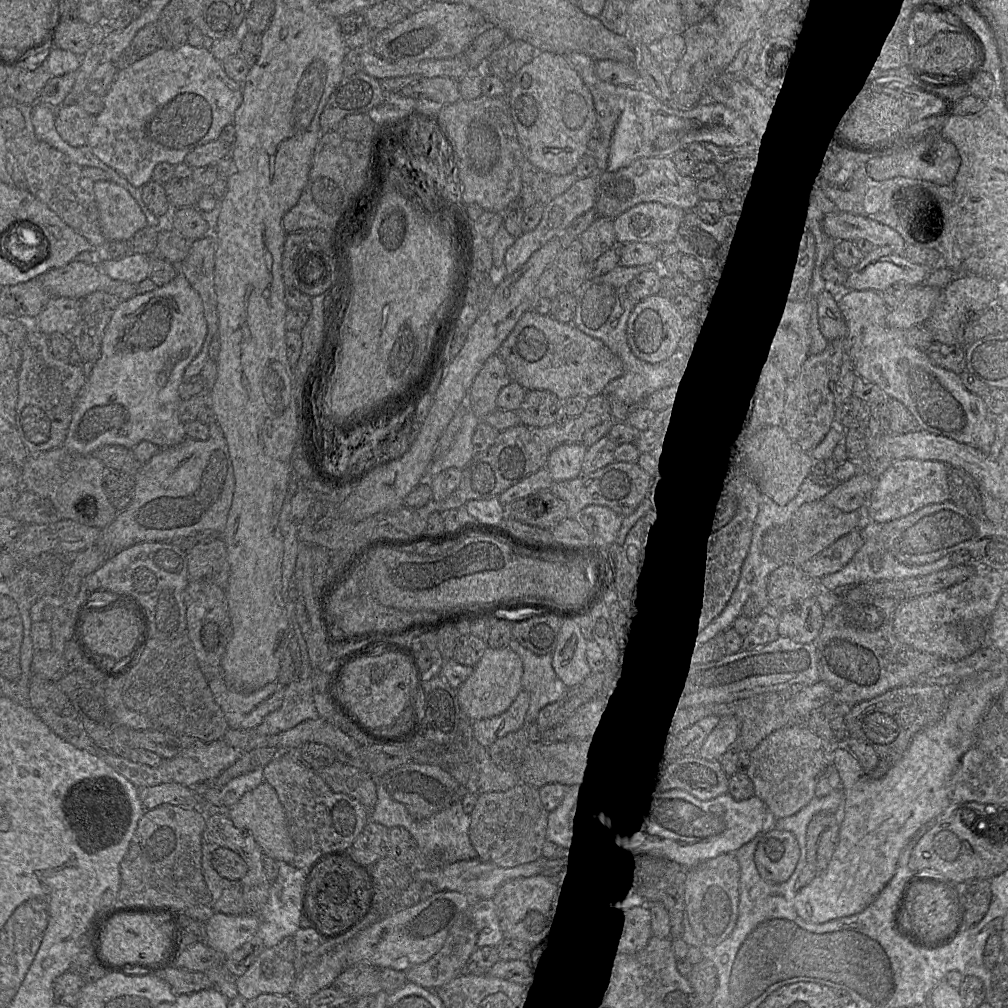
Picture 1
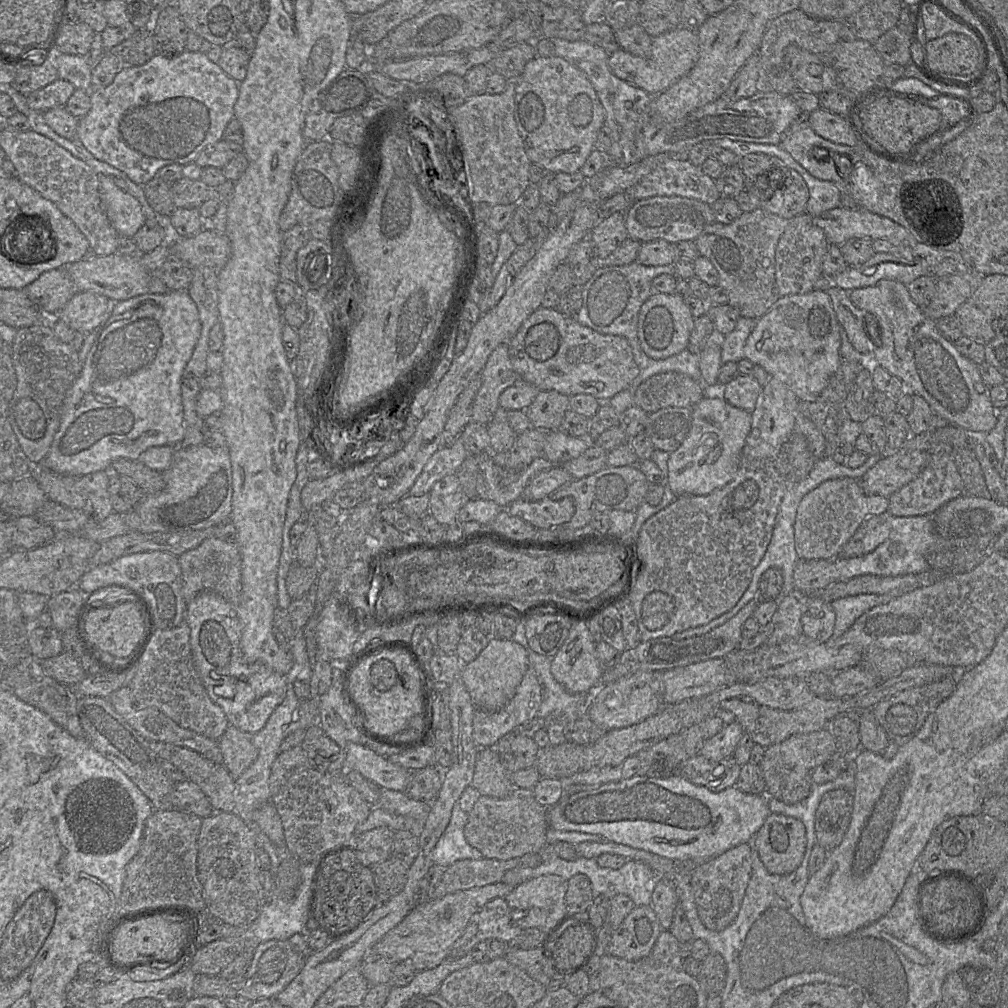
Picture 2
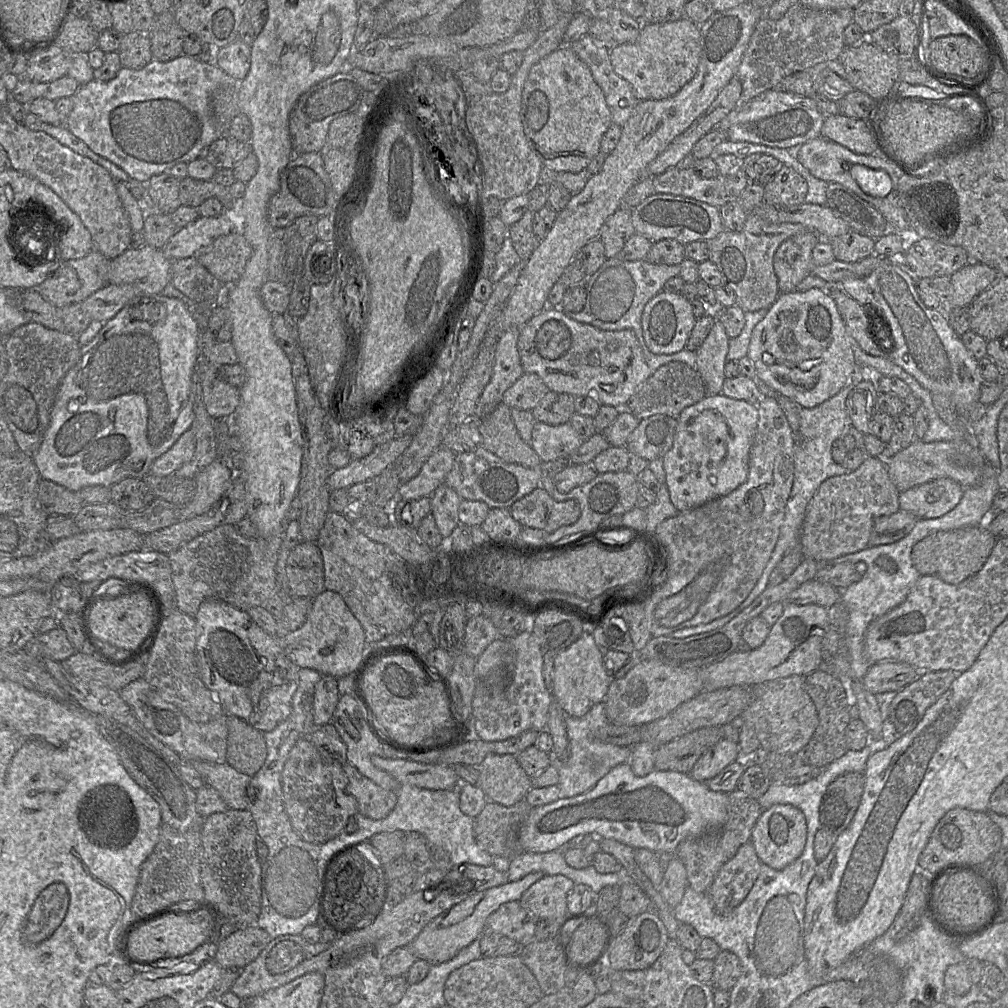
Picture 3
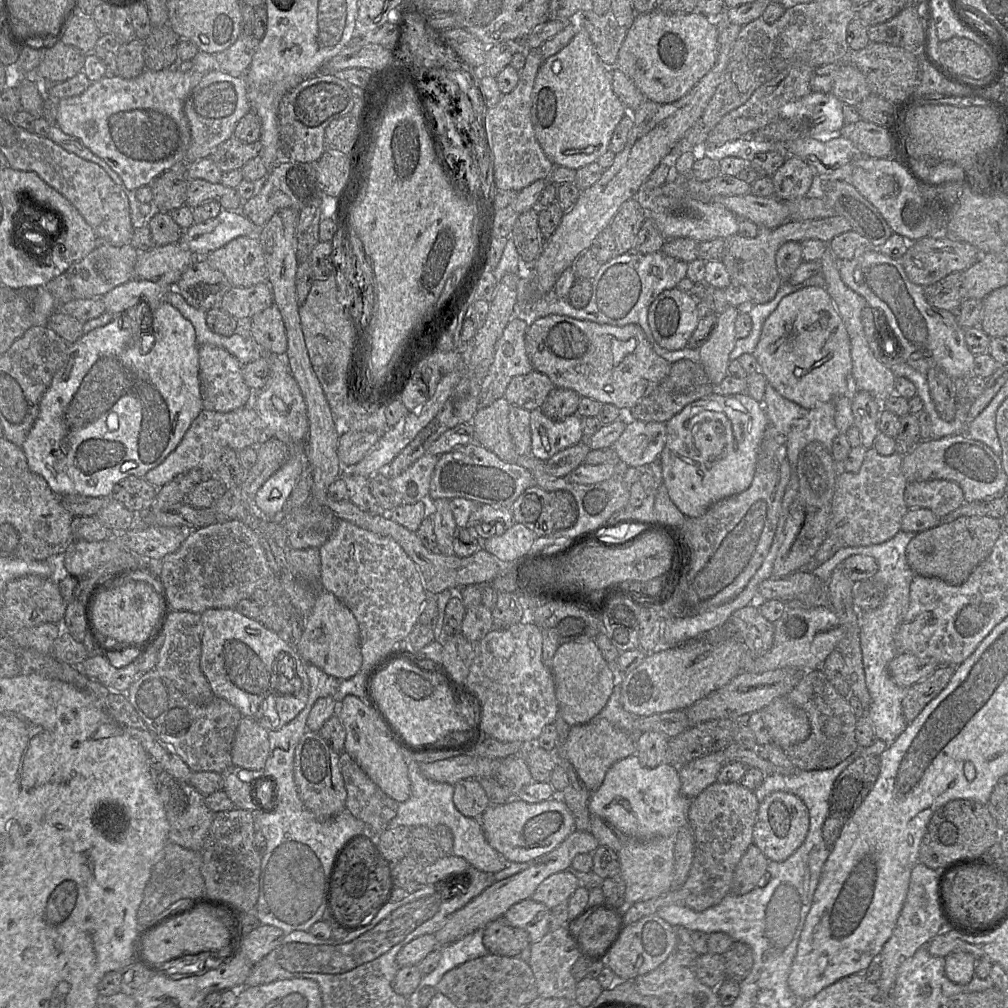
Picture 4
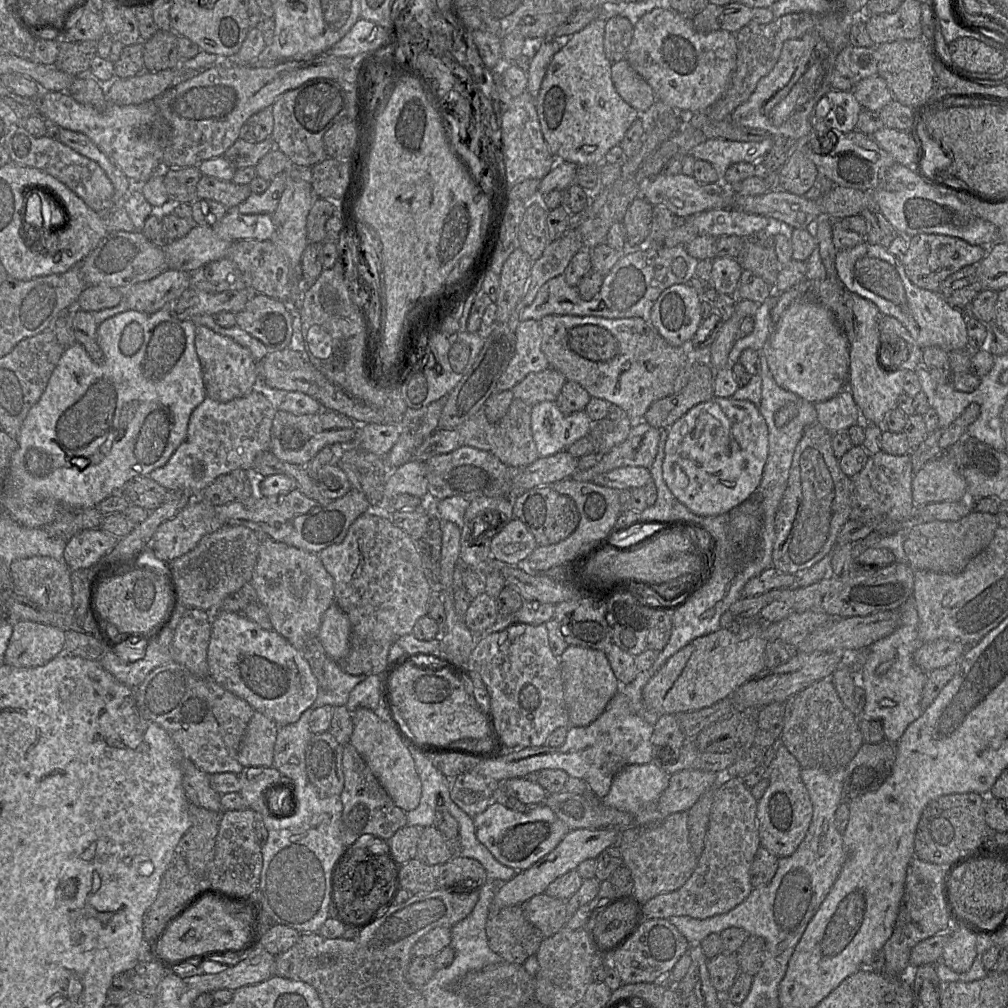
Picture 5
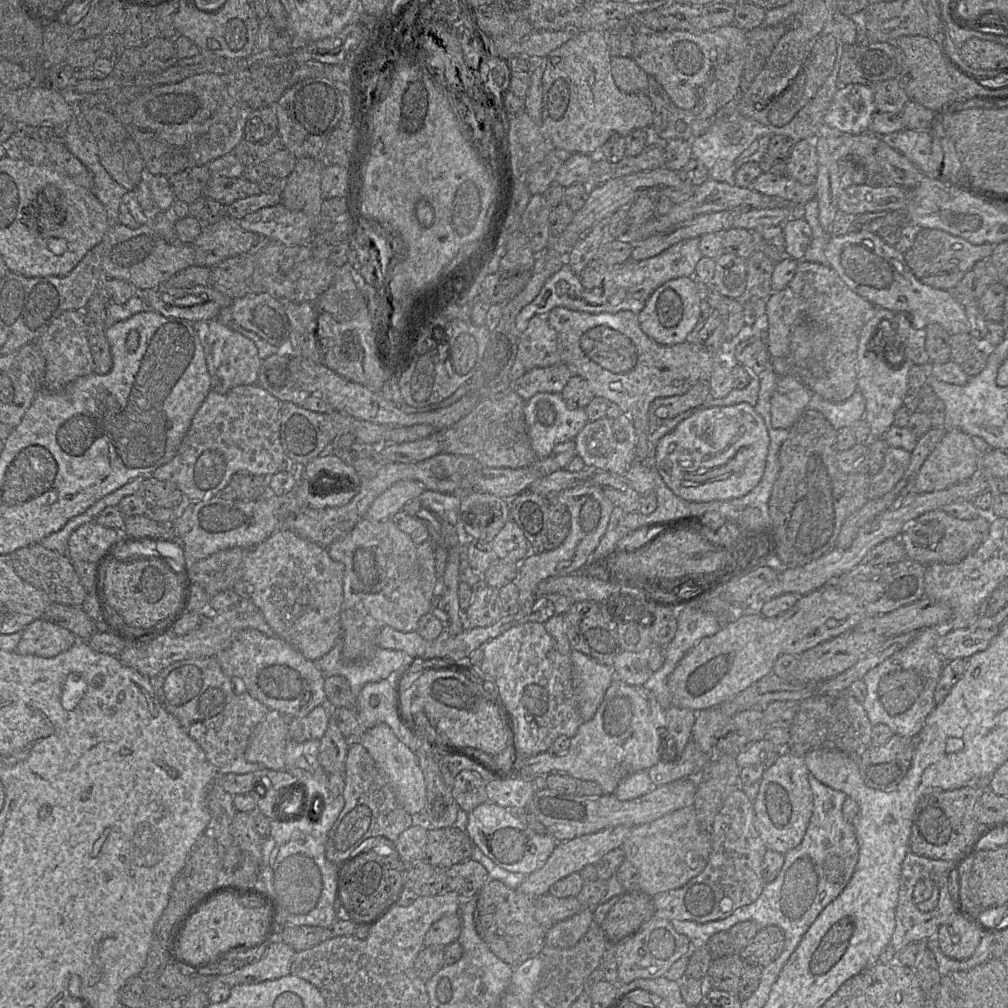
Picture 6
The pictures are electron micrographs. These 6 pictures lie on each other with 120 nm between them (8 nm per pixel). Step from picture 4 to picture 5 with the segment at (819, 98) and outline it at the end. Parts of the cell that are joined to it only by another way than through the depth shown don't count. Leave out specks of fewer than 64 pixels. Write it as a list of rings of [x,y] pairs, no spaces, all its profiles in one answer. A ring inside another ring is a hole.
[[[832,89],[822,98],[827,98],[831,105],[823,119],[826,126],[840,133],[856,130],[858,116],[863,108],[852,91]]]

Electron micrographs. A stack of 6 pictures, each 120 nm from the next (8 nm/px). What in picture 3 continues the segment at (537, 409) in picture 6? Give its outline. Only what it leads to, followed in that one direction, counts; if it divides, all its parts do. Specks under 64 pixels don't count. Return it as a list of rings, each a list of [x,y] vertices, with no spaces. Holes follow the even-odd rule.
[[[534,422],[530,445],[542,462],[567,458],[581,444],[582,441],[569,422],[560,425]]]

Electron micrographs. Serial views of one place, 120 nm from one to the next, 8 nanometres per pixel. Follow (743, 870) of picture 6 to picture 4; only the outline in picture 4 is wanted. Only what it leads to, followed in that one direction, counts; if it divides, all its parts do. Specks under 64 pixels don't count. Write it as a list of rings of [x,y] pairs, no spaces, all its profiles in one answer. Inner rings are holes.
[[[715,782],[694,798],[688,812],[688,825],[695,837],[695,852],[685,883],[664,895],[623,908],[619,912],[623,929],[645,916],[656,914],[665,906],[676,905],[701,912],[719,904],[731,893],[736,866],[753,843],[758,809],[759,801],[754,791],[744,787],[740,782]]]

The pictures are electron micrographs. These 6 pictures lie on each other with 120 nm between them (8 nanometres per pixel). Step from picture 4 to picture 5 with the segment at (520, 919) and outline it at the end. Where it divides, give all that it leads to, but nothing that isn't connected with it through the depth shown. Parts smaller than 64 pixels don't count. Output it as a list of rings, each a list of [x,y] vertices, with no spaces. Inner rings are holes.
[[[542,893],[533,896],[520,906],[526,918],[544,937],[557,933],[567,922],[566,900]]]

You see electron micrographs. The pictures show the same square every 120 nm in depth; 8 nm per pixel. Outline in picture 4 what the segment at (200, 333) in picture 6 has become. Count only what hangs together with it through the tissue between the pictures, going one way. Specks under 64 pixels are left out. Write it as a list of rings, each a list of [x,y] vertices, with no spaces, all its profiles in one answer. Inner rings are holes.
[[[214,345],[199,346],[199,379],[203,409],[231,412],[243,406],[254,407],[255,391],[244,382],[242,364],[228,351]]]

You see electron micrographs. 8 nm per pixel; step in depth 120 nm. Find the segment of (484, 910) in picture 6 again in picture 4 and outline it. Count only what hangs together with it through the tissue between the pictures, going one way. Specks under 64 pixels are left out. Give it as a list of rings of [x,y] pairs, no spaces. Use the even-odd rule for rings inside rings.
[[[500,917],[484,928],[483,944],[491,954],[517,957],[531,945],[528,933]]]

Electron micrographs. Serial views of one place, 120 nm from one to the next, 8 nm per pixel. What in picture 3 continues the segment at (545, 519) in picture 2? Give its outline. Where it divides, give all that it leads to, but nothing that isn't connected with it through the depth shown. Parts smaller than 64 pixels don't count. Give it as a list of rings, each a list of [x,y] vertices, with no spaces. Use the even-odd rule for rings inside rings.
[[[542,487],[514,502],[509,510],[523,527],[541,529],[547,533],[572,525],[580,517],[580,505],[576,500],[556,501]]]

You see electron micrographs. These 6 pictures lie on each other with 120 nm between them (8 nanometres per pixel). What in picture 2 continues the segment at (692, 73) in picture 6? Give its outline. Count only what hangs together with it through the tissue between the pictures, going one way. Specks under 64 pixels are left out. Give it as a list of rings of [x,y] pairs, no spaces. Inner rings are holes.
[[[678,26],[652,38],[652,51],[649,58],[635,56],[622,48],[612,52],[609,67],[614,75],[629,84],[656,96],[685,76],[698,59],[699,40],[696,32]]]

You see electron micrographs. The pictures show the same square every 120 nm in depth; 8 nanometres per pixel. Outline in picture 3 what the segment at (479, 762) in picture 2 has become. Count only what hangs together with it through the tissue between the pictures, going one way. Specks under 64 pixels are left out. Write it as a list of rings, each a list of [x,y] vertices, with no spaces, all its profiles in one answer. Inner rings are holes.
[[[488,754],[478,765],[478,771],[479,778],[475,785],[480,787],[488,801],[503,806],[511,806],[525,799],[526,794],[532,788],[532,778],[526,774],[516,755],[513,754]]]

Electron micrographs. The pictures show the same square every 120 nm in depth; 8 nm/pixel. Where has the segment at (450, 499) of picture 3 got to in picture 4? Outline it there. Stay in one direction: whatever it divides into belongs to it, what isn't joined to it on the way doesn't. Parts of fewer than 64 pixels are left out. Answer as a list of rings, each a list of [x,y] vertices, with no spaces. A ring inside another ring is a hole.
[[[439,498],[434,504],[436,512],[427,518],[431,518],[434,522],[437,549],[441,554],[454,555],[453,538],[457,525],[450,508],[450,499]]]

